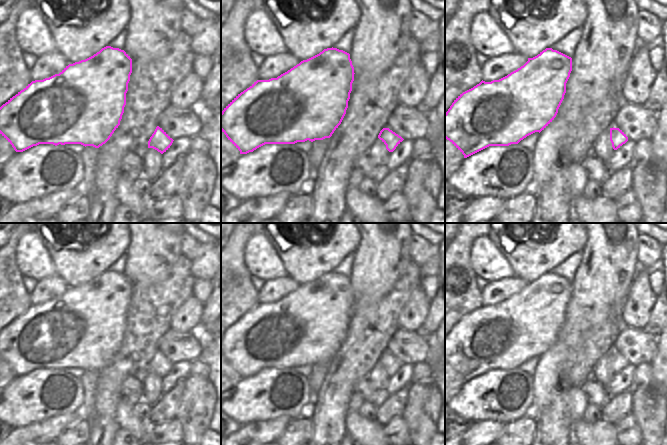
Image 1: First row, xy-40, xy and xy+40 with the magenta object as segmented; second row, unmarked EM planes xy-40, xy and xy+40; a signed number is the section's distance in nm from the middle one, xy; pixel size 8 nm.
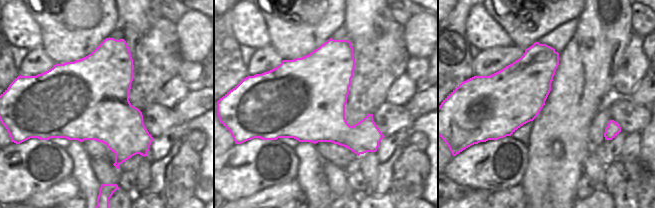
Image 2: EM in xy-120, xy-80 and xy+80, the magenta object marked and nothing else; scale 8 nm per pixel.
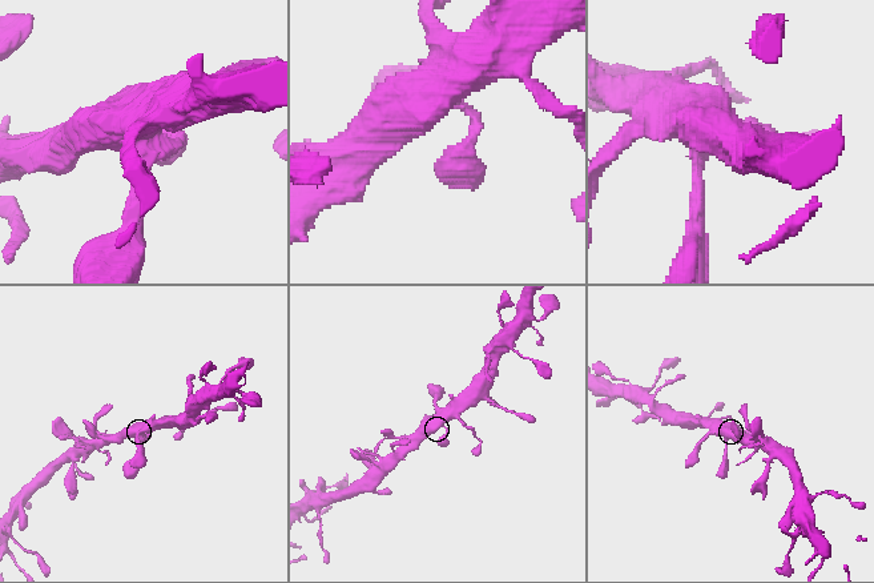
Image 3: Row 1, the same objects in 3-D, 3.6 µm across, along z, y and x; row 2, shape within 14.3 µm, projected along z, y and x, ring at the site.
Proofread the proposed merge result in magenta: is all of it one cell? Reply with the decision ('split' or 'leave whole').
leave whole

